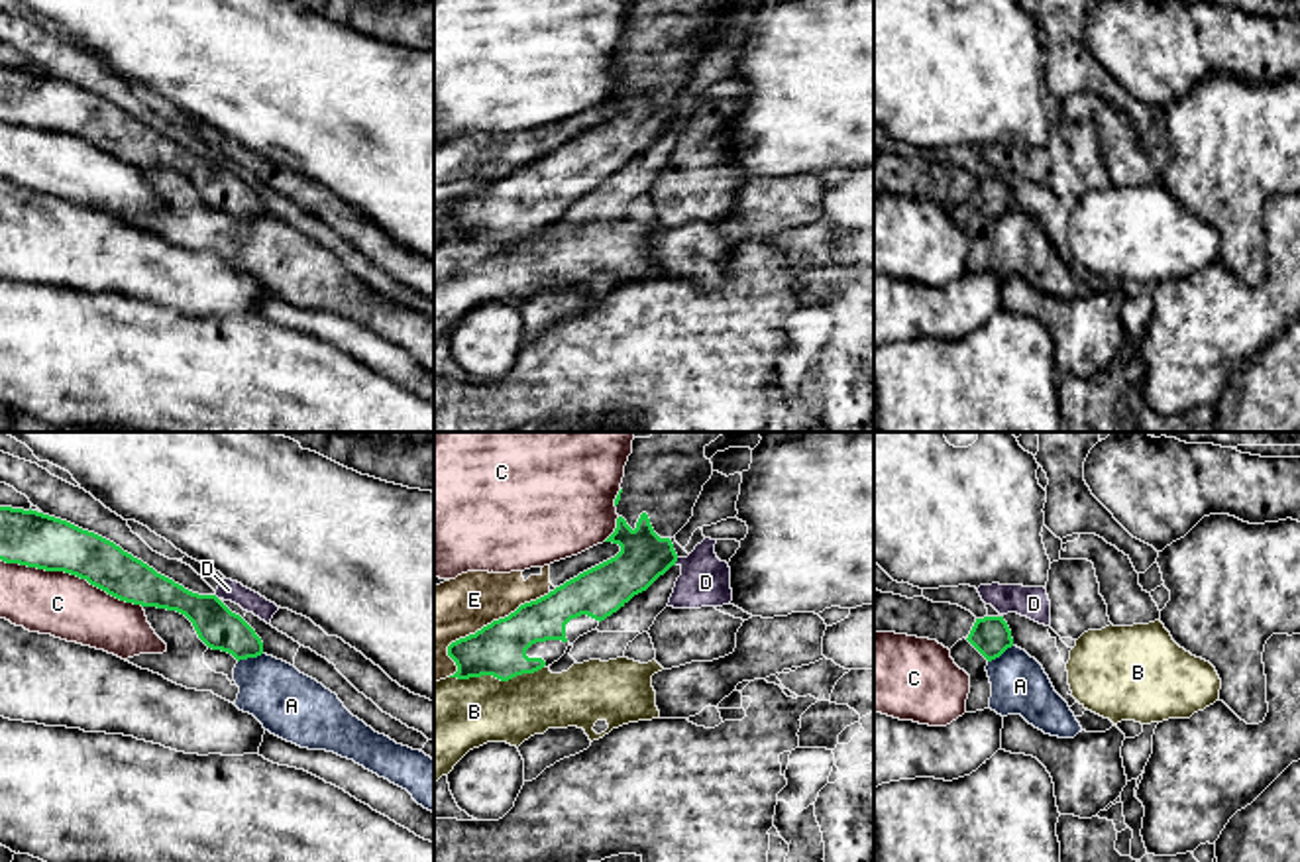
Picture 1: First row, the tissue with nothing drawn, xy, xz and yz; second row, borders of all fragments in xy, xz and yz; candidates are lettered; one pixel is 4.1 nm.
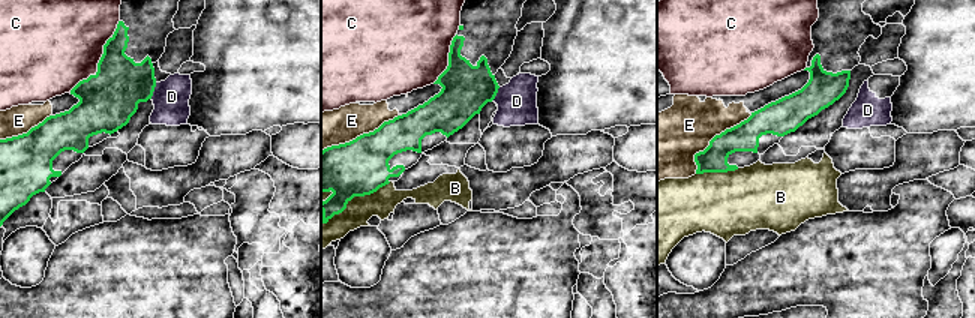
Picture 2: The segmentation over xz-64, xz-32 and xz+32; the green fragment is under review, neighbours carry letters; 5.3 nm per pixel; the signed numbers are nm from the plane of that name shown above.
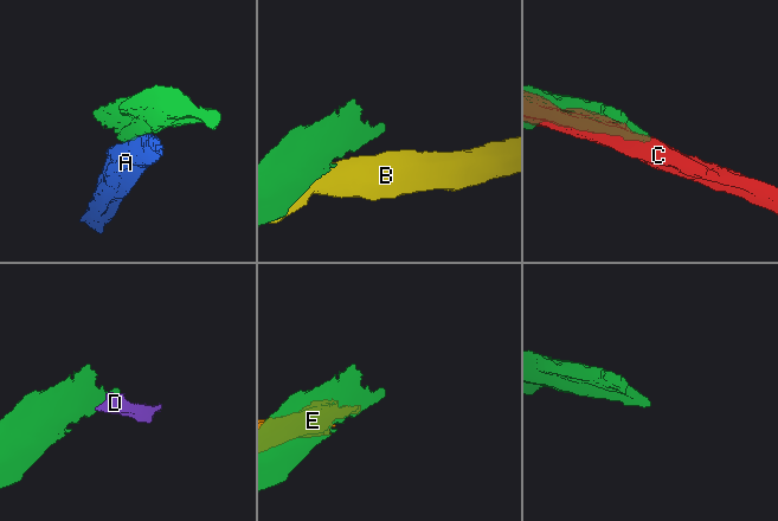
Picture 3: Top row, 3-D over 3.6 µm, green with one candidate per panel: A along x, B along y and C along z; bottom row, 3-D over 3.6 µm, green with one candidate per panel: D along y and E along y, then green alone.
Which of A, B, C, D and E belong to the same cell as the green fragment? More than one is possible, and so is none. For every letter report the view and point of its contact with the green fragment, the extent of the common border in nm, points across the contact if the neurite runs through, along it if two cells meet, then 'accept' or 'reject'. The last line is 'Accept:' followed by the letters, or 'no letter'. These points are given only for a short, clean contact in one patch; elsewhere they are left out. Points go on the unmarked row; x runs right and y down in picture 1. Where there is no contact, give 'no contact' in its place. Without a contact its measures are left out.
A: xy (250, 216) | 110 nm | reject
B: xz (495, 236) | 380 nm | reject
C: xy (71, 134) | 600 nm | reject
D: xz (676, 120) | 40 nm | along xz (678, 118), (674, 124) | reject
E: xz (484, 187) | 550 nm | reject
Accept: no letter

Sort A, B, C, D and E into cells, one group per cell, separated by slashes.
A E / B / C / D

